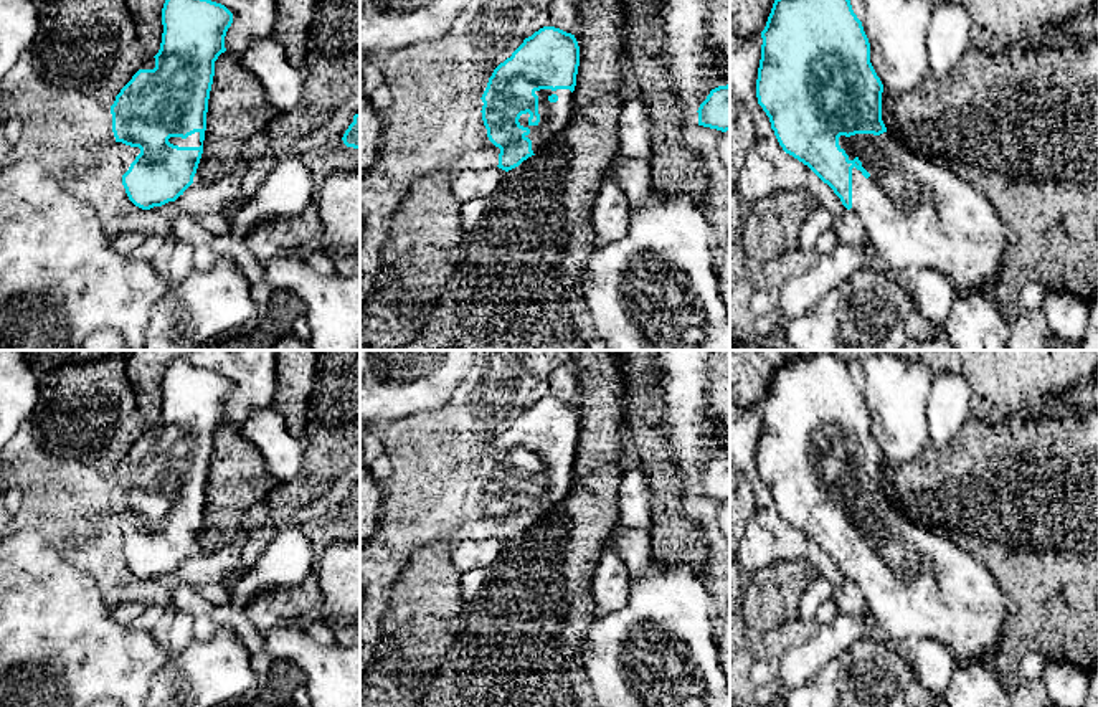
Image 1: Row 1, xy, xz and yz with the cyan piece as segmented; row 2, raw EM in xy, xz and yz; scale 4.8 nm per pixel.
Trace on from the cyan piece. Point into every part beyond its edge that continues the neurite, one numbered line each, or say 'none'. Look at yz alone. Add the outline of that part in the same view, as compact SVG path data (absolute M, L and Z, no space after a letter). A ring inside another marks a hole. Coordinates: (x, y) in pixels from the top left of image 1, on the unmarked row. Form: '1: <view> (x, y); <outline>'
1: yz (915, 583); M888 502L840 505L839 515L849 530L857 527L870 543L865 548L852 539L850 580L890 638L906 646L921 638L938 639L954 659L964 662L982 662L982 652L1001 649L1007 600L994 575L977 558L949 539L911 524Z

